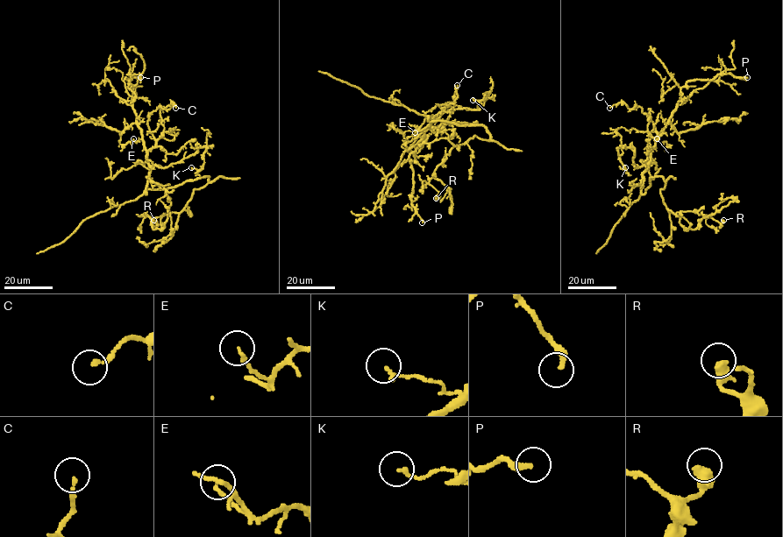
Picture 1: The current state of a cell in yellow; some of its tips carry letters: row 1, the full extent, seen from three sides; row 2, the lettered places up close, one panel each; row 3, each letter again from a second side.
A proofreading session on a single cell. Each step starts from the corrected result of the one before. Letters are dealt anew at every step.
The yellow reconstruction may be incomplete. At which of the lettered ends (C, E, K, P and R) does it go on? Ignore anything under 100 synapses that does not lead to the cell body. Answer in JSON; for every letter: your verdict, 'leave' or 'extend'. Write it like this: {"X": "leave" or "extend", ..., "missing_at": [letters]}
{"C": "leave", "E": "leave", "K": "leave", "P": "leave", "R": "leave", "missing_at": []}

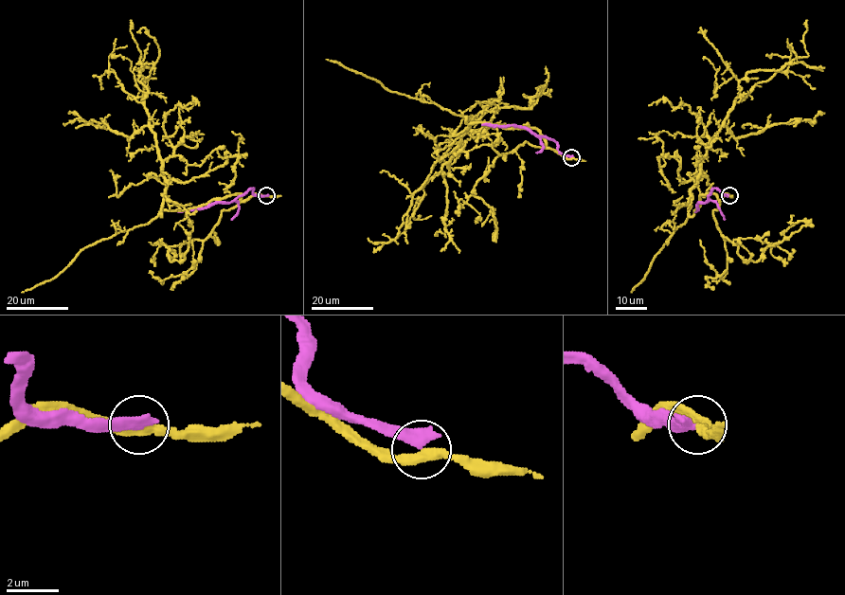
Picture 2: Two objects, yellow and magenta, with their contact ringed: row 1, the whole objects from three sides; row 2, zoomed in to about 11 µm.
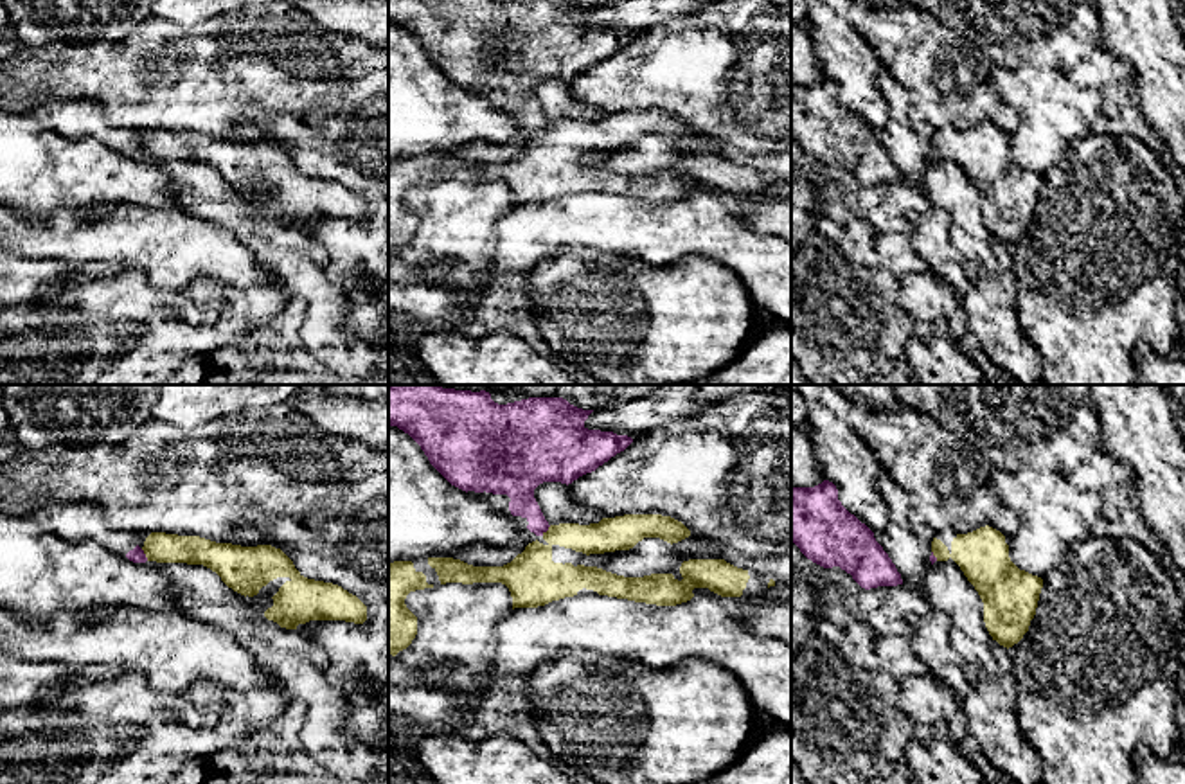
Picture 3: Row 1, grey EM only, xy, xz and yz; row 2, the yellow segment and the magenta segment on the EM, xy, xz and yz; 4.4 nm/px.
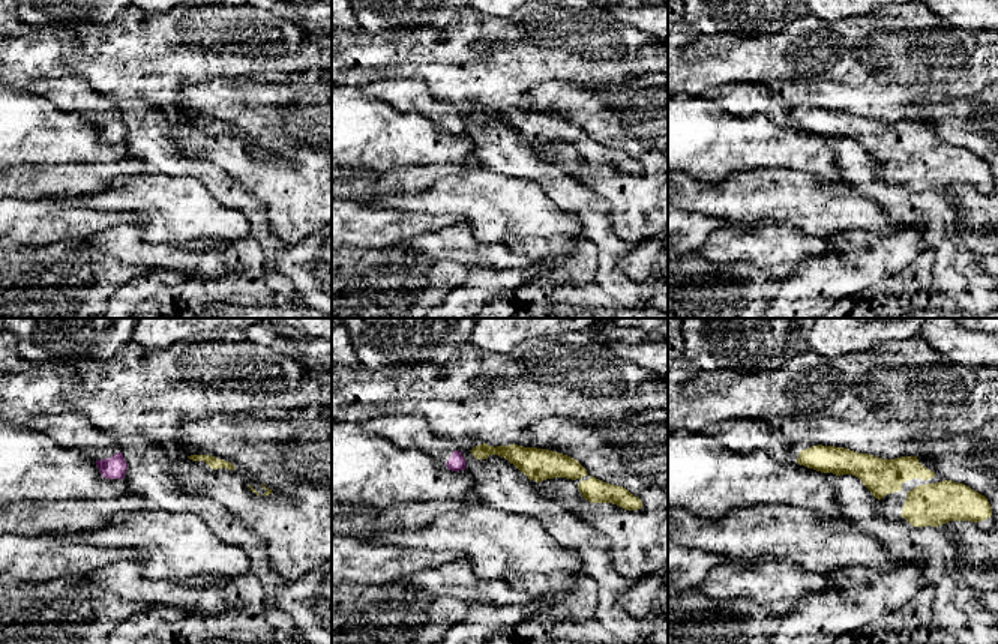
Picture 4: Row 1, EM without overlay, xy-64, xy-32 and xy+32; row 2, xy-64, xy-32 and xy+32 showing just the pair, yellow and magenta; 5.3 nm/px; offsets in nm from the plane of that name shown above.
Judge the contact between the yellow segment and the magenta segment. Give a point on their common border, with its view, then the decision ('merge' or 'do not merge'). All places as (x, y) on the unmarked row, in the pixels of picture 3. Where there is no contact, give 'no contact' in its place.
contact xy (144, 150); do not merge

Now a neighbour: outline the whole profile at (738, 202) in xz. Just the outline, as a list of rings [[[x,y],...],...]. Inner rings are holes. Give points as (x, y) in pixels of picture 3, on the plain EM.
[[[694,185],[692,191],[694,191],[694,194],[696,192],[710,192],[710,194],[725,200],[730,205],[732,212],[744,210],[750,205],[750,198],[752,198],[752,194],[748,194],[748,192],[721,194],[721,192],[710,189],[708,185]]]

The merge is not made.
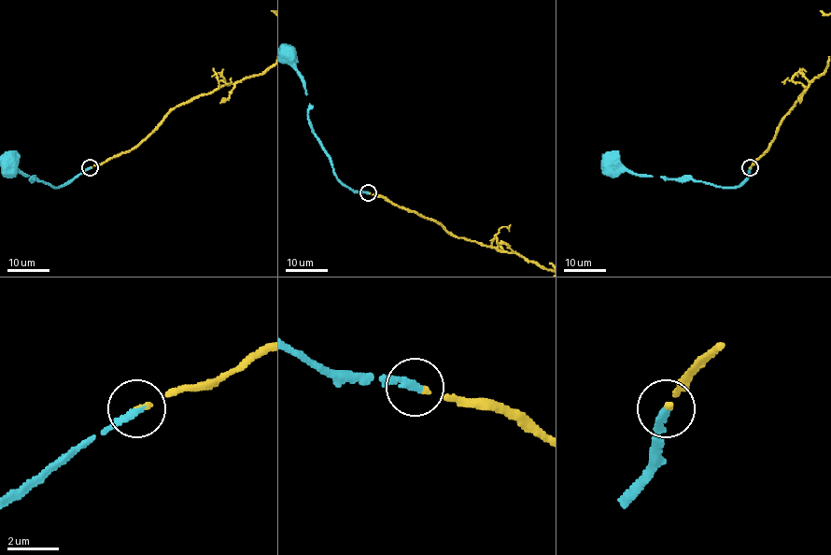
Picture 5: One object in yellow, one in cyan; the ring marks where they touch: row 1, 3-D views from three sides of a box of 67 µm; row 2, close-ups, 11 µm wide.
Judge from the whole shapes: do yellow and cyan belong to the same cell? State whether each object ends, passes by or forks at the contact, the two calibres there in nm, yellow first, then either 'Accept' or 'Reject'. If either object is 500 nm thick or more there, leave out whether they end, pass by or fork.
At the ring yellow ends. At the ring cyan ends. Thickness 150 nm (yellow) against 300 nm. Accept

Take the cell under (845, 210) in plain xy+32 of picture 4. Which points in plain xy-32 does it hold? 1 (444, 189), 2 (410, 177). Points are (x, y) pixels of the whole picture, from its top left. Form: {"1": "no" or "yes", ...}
{"1": "yes", "2": "no"}

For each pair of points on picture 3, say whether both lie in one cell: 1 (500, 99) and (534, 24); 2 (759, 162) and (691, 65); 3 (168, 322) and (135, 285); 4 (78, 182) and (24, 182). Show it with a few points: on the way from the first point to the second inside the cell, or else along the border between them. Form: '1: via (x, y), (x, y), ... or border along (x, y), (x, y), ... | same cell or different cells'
1: via (502, 81), (502, 67), (520, 42) | same cell
2: border along (727, 144), (743, 151), (772, 153) | different cells
3: border along (142, 319), (153, 310), (171, 308), (195, 324) | different cells
4: via (65, 182), (36, 182) | same cell

